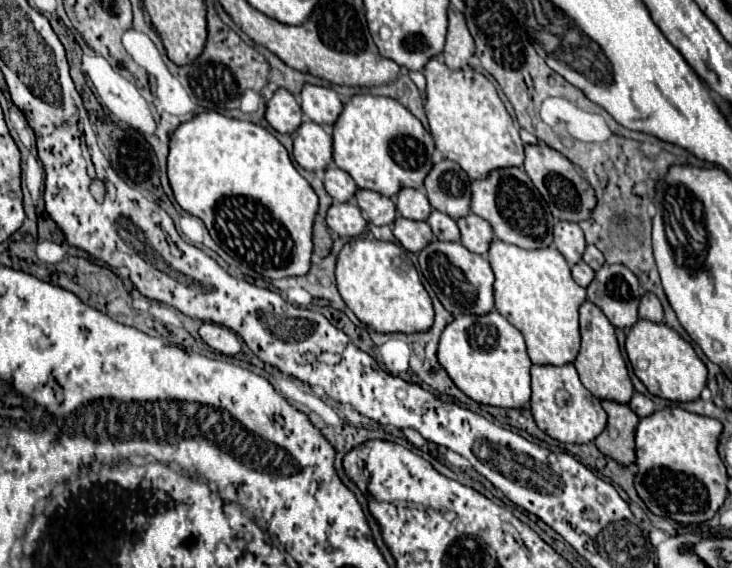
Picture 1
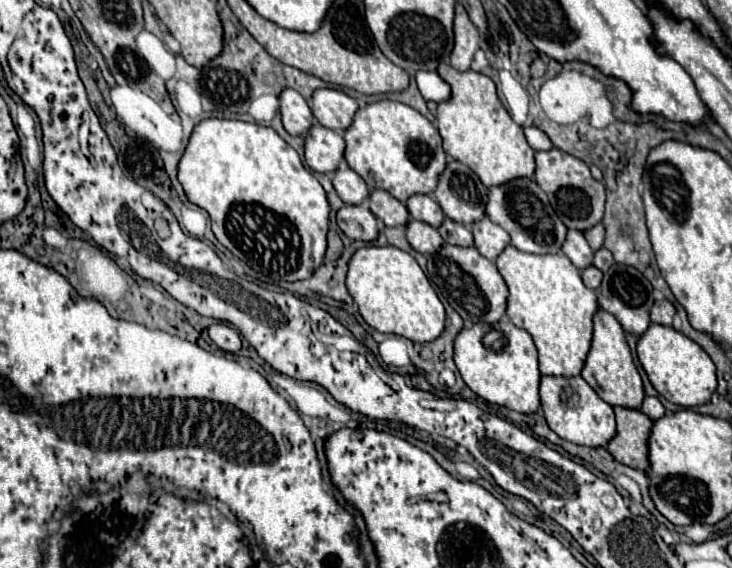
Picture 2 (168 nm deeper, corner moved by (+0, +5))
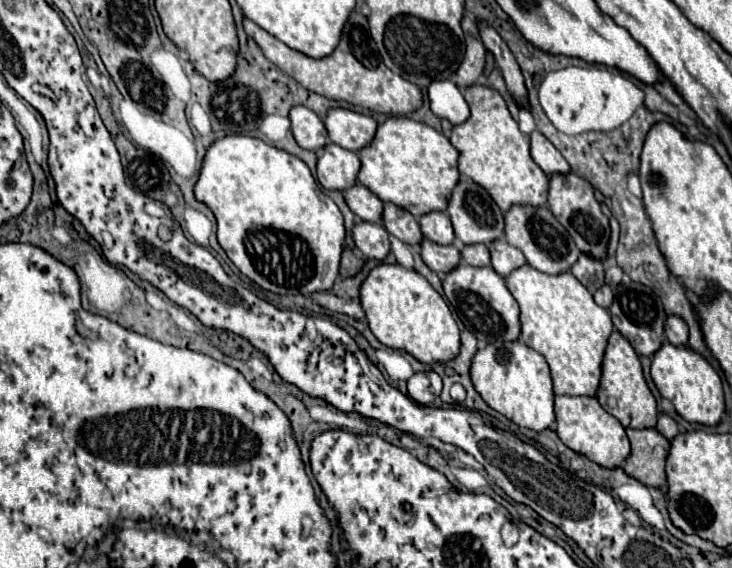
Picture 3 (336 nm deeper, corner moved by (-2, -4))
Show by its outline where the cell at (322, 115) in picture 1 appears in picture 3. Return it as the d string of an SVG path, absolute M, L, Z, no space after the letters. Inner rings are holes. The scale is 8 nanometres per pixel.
M332 108L324 120L324 126L334 144L360 152L364 146L368 146L368 142L372 142L378 124L370 116L344 108Z

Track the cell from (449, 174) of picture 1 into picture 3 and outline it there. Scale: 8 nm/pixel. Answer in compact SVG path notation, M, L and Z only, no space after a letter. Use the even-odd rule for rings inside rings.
M460 176L460 182L452 192L452 198L448 202L446 212L454 224L456 238L460 242L464 242L466 246L478 244L478 242L490 244L490 242L504 236L504 214L502 214L502 210L496 206L496 202L490 198L490 194L482 186L478 186L476 182L472 182L466 176Z

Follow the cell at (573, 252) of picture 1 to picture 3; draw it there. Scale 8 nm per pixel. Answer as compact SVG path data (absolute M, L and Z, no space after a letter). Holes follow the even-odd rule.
M582 254L578 262L572 266L572 274L590 290L596 292L600 286L604 286L604 266L602 262Z

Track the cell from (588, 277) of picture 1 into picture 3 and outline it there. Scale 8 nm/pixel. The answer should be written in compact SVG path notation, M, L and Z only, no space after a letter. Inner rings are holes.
M604 284L600 290L594 292L594 300L596 300L596 304L602 306L602 308L608 308L608 306L612 304L612 298L614 298L614 294L612 294L612 290L610 290L606 284Z

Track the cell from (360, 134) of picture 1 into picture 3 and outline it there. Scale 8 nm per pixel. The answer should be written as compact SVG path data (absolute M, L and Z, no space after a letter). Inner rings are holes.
M396 116L378 126L372 144L362 148L358 156L362 160L358 182L370 188L382 202L392 202L416 218L448 208L448 198L456 188L460 172L458 150L442 132L406 116Z

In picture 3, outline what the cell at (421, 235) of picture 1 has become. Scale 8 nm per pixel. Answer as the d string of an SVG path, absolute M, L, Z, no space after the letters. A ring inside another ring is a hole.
M424 238L422 240L422 260L432 272L448 274L460 264L460 250L456 250L456 246L440 246Z

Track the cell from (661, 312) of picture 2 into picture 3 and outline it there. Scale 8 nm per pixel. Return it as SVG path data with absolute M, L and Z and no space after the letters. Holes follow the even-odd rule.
M670 316L666 322L666 338L674 346L686 346L688 342L688 326L682 318Z

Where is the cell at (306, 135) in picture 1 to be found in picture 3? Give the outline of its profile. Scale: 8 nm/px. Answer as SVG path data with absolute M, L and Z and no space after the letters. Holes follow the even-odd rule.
M326 144L318 156L318 180L326 190L348 190L356 184L360 156L338 144Z

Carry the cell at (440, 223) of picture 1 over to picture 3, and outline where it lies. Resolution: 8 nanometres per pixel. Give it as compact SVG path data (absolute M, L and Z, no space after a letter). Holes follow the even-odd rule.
M458 244L460 254L462 254L462 262L468 266L490 266L490 252L484 244L472 244L472 246L464 246Z

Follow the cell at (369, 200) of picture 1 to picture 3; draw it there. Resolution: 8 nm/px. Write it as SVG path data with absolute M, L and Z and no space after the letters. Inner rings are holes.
M384 204L384 216L382 216L382 224L384 228L396 236L398 240L416 246L422 242L422 232L418 228L418 220L404 208L396 206L396 204Z

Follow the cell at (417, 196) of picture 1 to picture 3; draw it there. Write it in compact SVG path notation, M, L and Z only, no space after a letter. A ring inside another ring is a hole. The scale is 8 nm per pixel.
M430 212L430 214L424 214L420 218L420 228L422 228L422 234L424 238L436 242L436 244L442 244L442 246L448 246L454 242L454 230L452 230L452 222L448 218L446 212Z

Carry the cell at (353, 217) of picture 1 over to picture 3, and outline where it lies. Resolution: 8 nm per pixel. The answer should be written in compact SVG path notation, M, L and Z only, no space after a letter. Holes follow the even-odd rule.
M358 222L352 230L352 238L356 248L374 260L384 260L390 252L390 234L382 224Z

